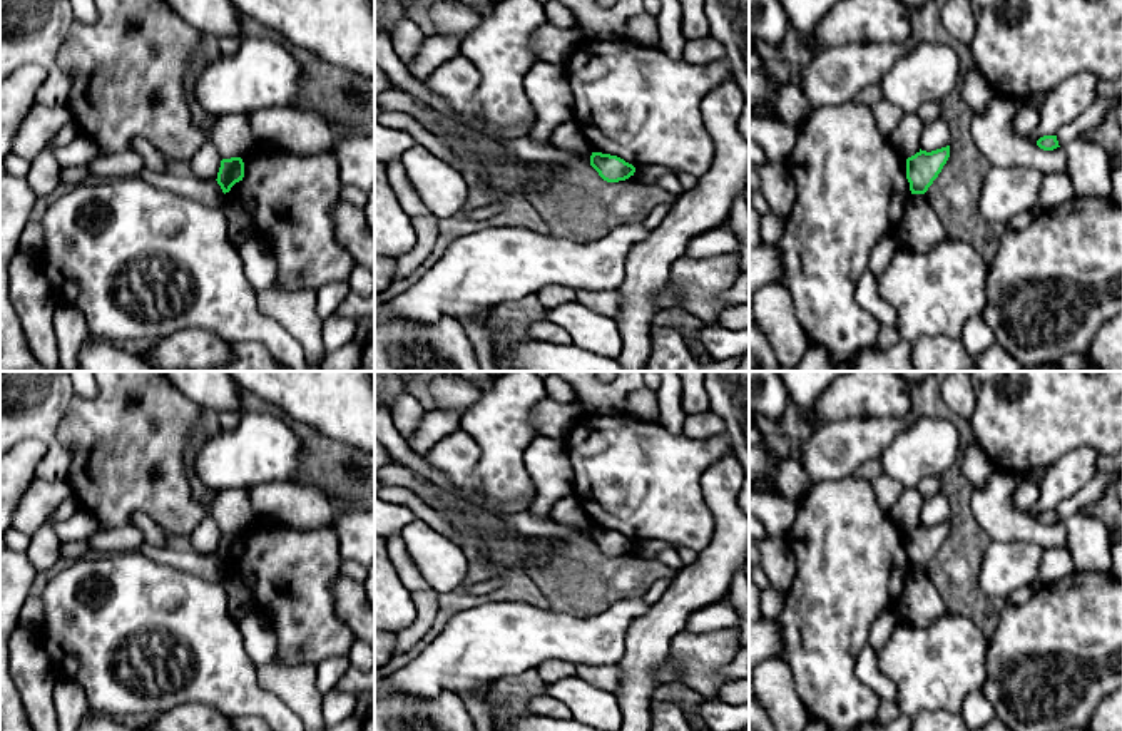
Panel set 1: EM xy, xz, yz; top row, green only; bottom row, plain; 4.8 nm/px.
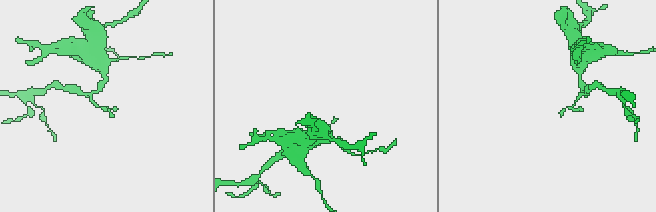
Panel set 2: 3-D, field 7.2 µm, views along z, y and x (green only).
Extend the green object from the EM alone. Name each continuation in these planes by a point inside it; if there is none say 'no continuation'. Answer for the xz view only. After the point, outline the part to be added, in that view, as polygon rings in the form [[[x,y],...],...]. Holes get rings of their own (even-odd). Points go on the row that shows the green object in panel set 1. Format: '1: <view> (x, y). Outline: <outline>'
no continuation

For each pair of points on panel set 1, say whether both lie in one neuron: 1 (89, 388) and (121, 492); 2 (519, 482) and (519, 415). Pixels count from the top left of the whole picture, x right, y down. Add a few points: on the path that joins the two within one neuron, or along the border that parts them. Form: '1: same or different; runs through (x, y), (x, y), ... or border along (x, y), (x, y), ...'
1: different; border along (99, 388), (92, 397), (76, 395)
2: same; runs through (512, 465), (512, 432)

